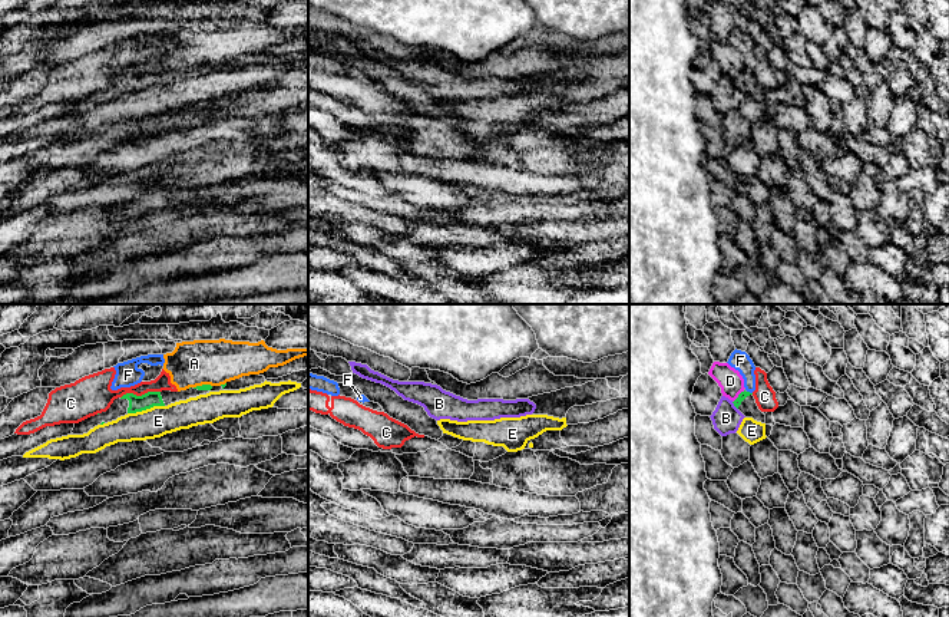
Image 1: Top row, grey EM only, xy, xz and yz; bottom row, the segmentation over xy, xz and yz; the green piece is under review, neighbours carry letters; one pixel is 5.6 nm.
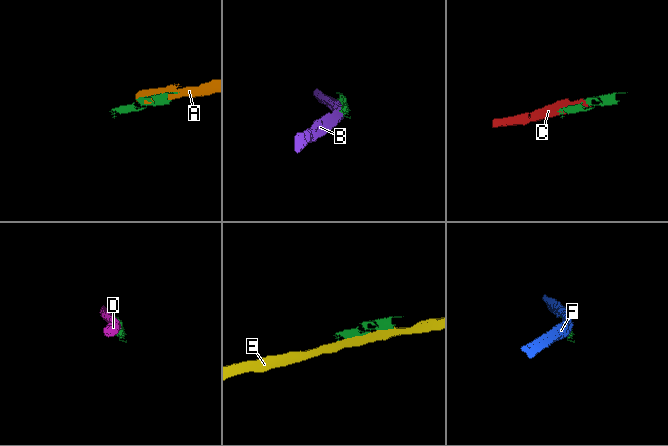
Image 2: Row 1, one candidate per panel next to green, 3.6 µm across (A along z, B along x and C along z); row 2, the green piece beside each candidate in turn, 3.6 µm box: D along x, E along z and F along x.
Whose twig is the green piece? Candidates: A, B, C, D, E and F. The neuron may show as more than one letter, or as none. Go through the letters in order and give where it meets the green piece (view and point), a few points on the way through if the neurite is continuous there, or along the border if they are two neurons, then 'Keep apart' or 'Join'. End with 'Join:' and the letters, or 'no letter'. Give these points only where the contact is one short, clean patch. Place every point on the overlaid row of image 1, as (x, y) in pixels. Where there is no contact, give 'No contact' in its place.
A: Touches green at xy (202, 385). Keep apart
B: Touches green at yz (734, 405). Keep apart
C: Touches green at xy (139, 396). Boundary: xy (159, 391), (148, 391), (141, 395), (125, 393), (121, 398). Keep apart
D: Touches green at yz (738, 396). Keep apart
E: Touches green at xy (145, 409). Keep apart
F: Touches green at yz (749, 392). Keep apart
Join: no letter

